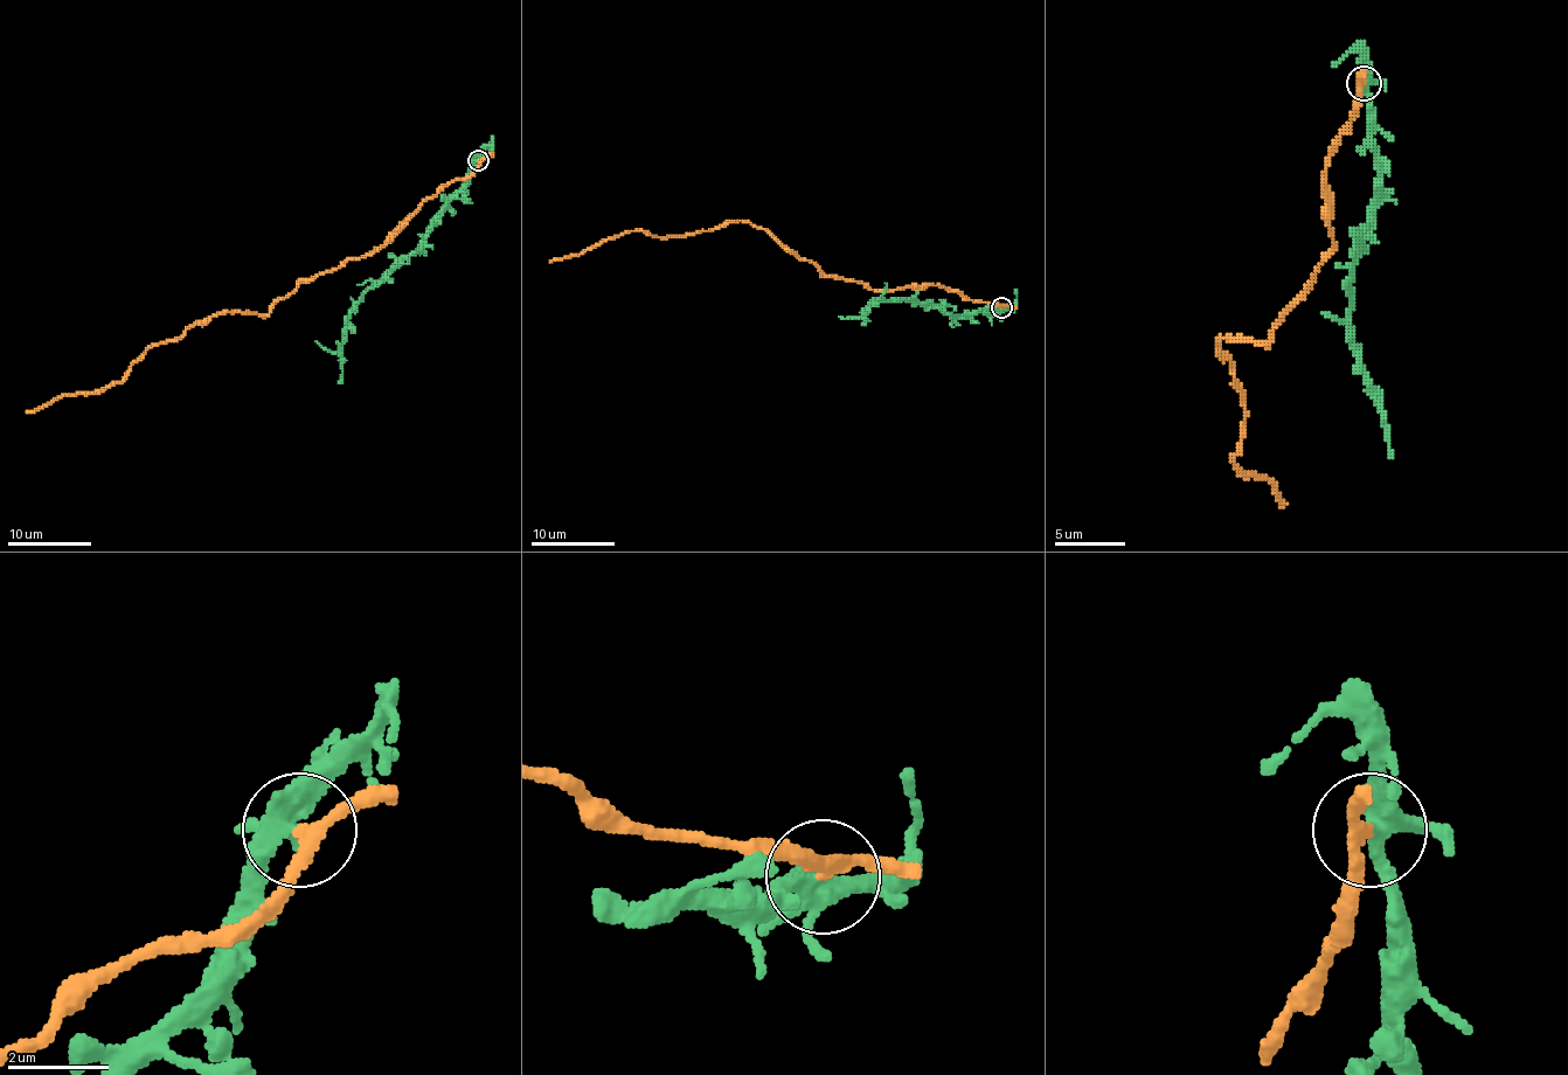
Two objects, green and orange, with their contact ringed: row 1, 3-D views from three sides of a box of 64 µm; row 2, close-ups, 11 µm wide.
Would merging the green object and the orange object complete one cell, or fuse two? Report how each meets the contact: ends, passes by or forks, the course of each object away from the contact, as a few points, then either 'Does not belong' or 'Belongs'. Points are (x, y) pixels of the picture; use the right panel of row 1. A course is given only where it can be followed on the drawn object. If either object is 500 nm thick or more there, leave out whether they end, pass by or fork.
At the ring green forks. At the ring orange passes by. Course of green: (1365, 83), (1368, 147), (1379, 158), (1379, 203), (1354, 263), (1350, 317), (1393, 457). Course of orange: (1365, 83), (1325, 168), (1332, 245), (1265, 341), (1216, 345), (1241, 390), (1234, 462), (1262, 476), (1283, 507). Does not belong

